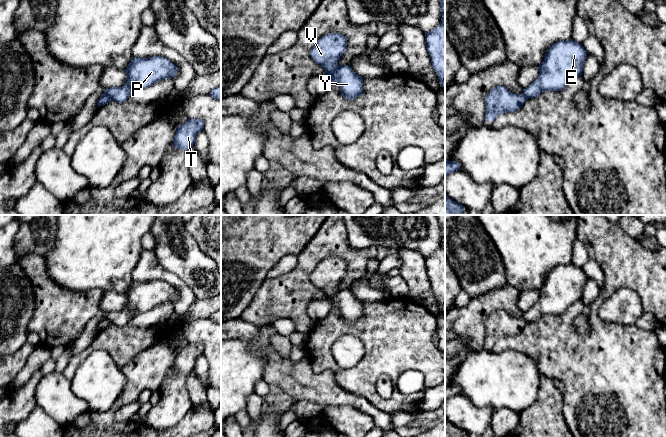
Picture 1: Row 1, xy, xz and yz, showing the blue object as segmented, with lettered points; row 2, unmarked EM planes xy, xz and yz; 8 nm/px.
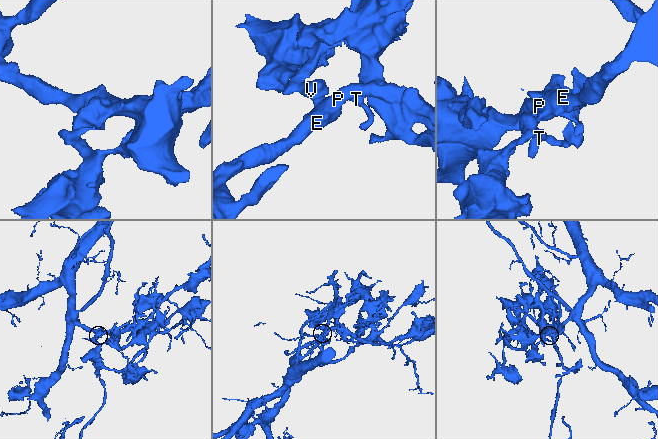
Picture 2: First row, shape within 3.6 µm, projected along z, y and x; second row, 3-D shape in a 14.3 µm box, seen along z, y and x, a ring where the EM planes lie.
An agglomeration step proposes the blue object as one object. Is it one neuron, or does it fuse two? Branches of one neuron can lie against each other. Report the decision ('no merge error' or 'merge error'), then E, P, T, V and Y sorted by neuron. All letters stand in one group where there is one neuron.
merge error | E P T Y / V

